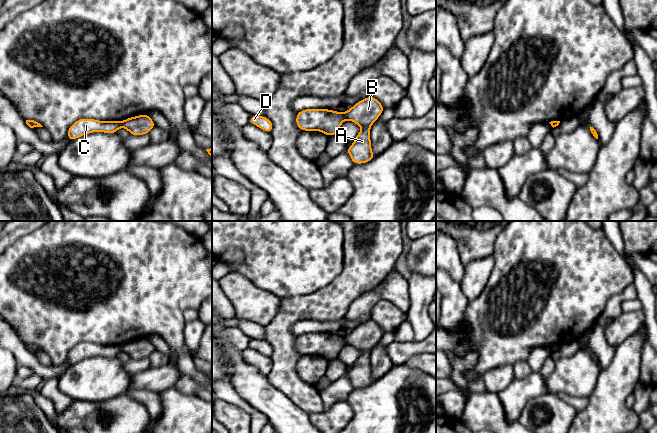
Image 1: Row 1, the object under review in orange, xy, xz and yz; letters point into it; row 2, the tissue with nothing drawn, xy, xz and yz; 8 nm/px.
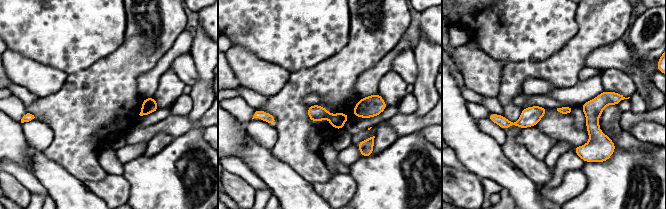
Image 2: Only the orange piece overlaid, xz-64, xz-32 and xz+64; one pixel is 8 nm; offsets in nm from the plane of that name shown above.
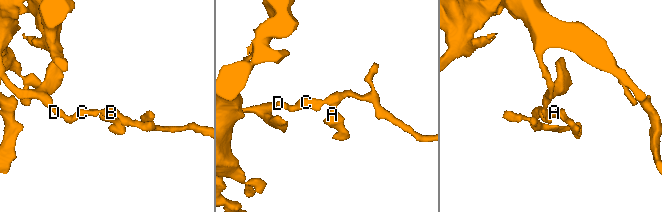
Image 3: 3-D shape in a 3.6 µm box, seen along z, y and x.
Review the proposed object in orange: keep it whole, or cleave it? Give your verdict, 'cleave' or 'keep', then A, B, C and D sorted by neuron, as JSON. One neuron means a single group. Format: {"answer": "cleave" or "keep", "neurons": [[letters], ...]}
{"answer": "cleave", "neurons": [["A", "B"], ["C", "D"]]}

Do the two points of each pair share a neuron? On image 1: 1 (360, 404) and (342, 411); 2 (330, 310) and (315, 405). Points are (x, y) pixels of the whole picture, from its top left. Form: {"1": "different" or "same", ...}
{"1": "different", "2": "same"}

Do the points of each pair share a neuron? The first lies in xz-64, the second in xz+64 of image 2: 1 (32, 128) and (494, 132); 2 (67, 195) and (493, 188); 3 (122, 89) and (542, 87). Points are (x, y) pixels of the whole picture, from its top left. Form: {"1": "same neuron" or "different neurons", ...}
{"1": "same neuron", "2": "different neurons", "3": "different neurons"}

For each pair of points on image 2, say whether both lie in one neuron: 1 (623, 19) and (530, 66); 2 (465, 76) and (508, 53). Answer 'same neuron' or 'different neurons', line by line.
1: same neuron
2: different neurons

